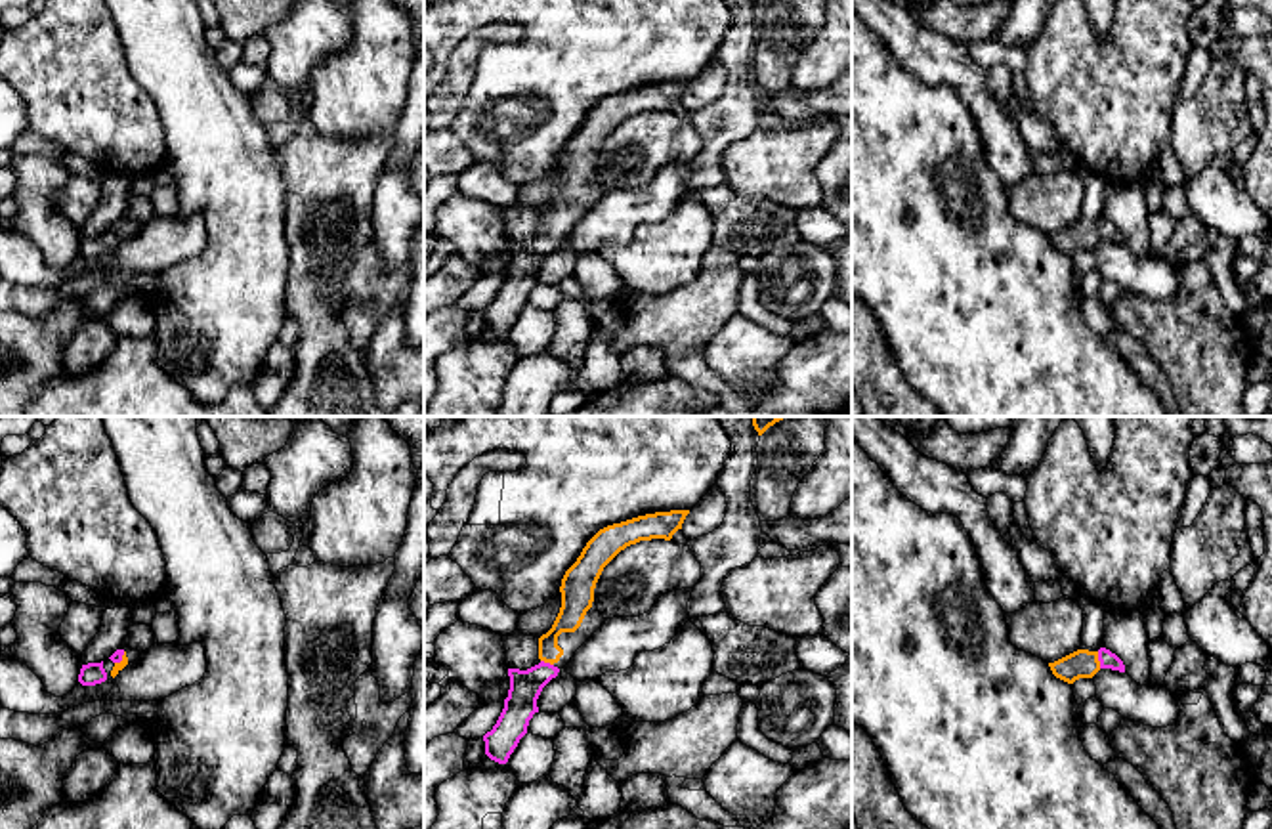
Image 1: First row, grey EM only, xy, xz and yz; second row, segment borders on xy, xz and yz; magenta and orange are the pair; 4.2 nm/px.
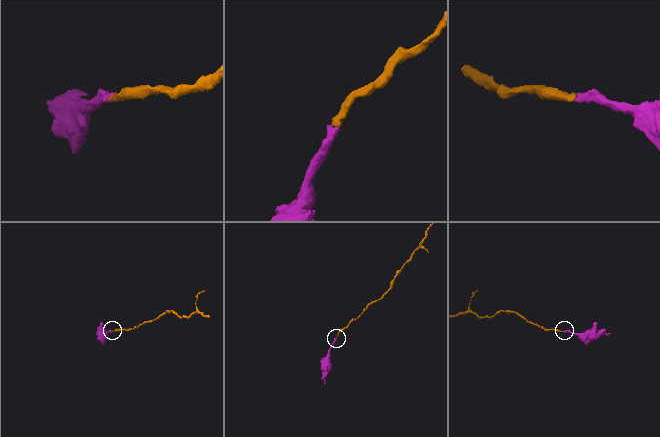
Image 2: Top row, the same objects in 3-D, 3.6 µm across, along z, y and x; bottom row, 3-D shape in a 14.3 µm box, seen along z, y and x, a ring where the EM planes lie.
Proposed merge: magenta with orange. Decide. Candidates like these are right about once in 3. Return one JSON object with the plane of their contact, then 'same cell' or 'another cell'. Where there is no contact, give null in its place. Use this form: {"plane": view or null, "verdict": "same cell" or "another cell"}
{"plane": "yz", "verdict": "same cell"}

